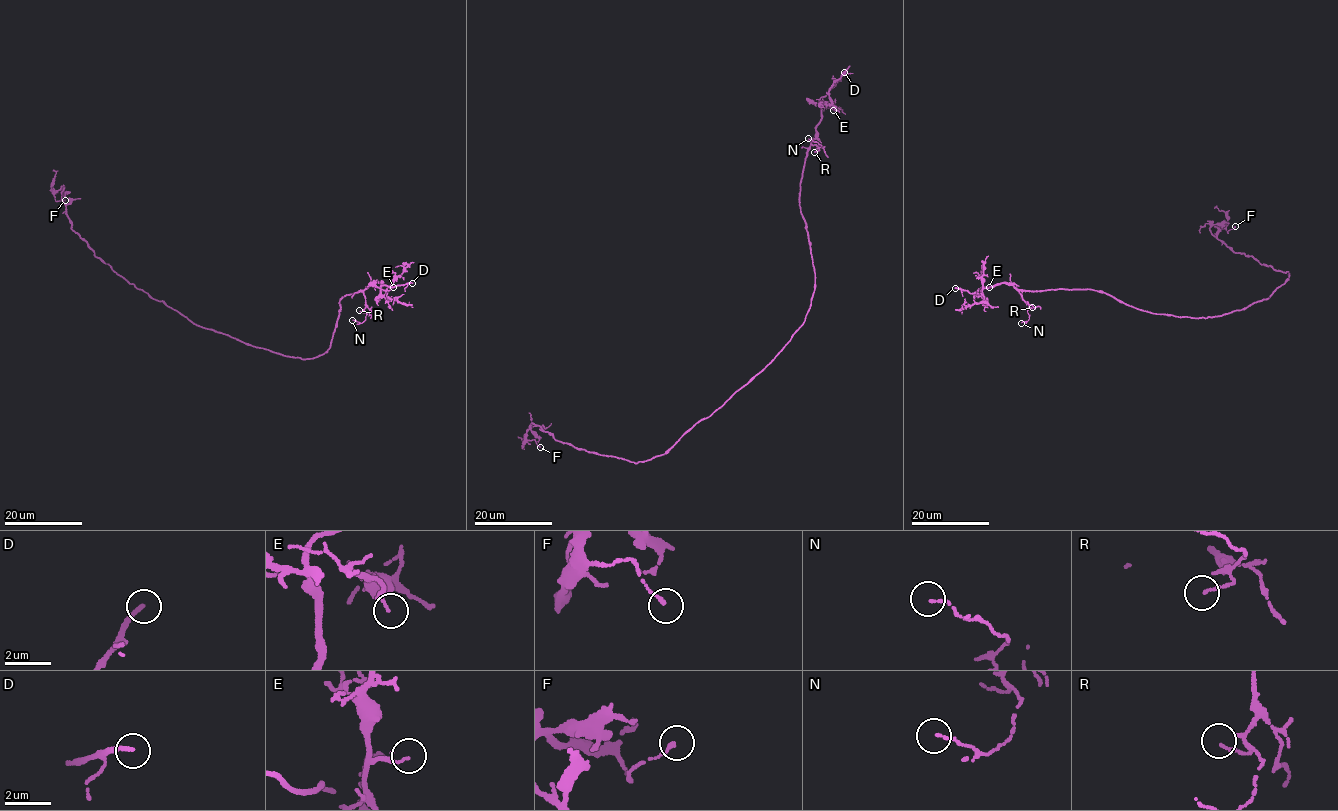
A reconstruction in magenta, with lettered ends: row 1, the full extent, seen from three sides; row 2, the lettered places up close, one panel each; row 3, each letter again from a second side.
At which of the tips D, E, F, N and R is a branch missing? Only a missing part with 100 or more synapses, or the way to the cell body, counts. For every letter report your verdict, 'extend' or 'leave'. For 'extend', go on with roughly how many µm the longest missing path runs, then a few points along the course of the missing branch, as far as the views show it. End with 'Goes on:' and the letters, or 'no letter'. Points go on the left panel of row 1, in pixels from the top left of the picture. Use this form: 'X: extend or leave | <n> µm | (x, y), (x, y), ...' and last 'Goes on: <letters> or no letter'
D: extend | 40 µm
E: leave
F: leave
N: leave
R: leave
Goes on: D

